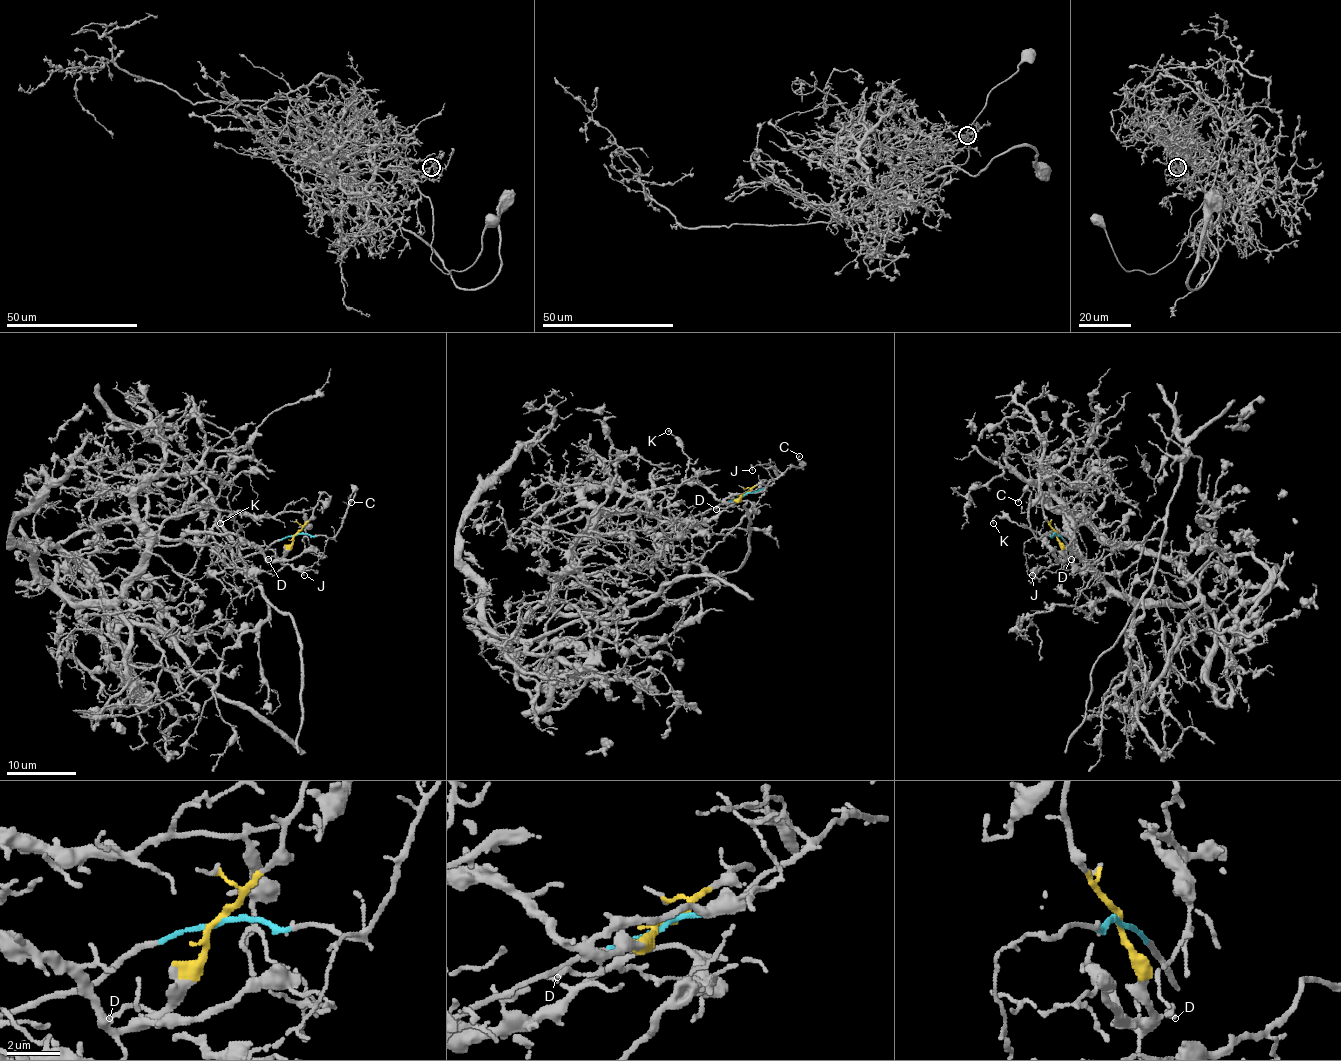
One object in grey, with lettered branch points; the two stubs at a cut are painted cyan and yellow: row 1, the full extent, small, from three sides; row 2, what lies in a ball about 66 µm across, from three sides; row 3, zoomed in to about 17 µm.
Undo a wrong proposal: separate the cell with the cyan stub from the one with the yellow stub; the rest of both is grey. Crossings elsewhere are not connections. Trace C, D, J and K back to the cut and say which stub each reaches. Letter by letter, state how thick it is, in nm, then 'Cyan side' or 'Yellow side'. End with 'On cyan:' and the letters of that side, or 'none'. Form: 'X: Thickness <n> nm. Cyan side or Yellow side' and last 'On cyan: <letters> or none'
C: Thickness 140 nm. Cyan side
D: Thickness 160 nm. Yellow side
J: Thickness 100 nm. Cyan side
K: Thickness 130 nm. Yellow side
On cyan: C, J

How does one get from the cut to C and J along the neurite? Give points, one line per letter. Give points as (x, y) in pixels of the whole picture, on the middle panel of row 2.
C: (745, 493), (762, 490), (788, 467), (802, 469), (799, 455)
J: (745, 493), (762, 490), (780, 471), (773, 462), (750, 466), (752, 471)

